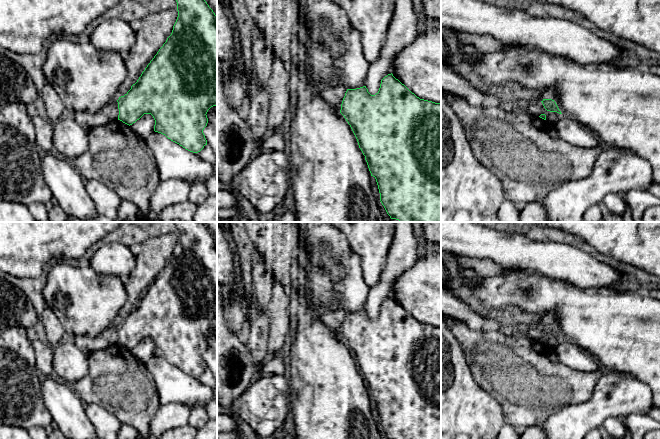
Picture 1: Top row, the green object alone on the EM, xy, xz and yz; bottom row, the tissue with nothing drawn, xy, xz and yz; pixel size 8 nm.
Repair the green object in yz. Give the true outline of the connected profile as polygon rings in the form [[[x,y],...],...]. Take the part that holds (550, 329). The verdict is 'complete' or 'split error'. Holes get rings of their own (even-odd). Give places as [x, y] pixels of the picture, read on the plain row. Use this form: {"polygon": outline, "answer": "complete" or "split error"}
{"polygon": [[[543,323],[541,326],[542,326],[544,332],[547,335],[557,336],[559,338],[562,338],[554,324],[552,324],[552,323]]], "answer": "complete"}

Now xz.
{"polygon": [[[388,298],[381,304],[379,315],[375,319],[368,316],[366,310],[347,313],[341,328],[340,337],[350,349],[367,386],[371,400],[376,403],[380,425],[388,439],[441,439],[441,327],[420,323],[393,298]]], "answer": "complete"}

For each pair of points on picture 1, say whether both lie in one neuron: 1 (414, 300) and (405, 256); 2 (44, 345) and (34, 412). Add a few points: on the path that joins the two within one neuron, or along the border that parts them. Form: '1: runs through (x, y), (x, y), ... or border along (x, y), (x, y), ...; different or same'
1: border along (418, 258), (396, 278), (393, 287); different
2: border along (33, 350), (36, 368), (42, 375); different

